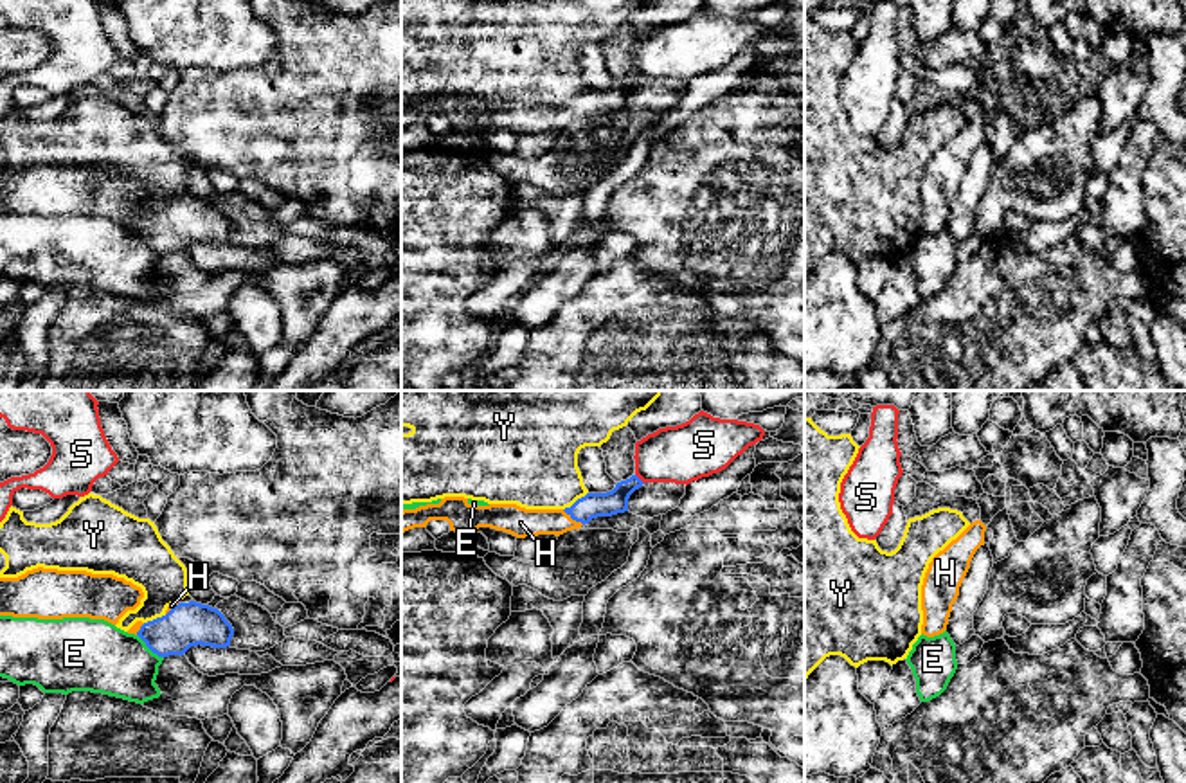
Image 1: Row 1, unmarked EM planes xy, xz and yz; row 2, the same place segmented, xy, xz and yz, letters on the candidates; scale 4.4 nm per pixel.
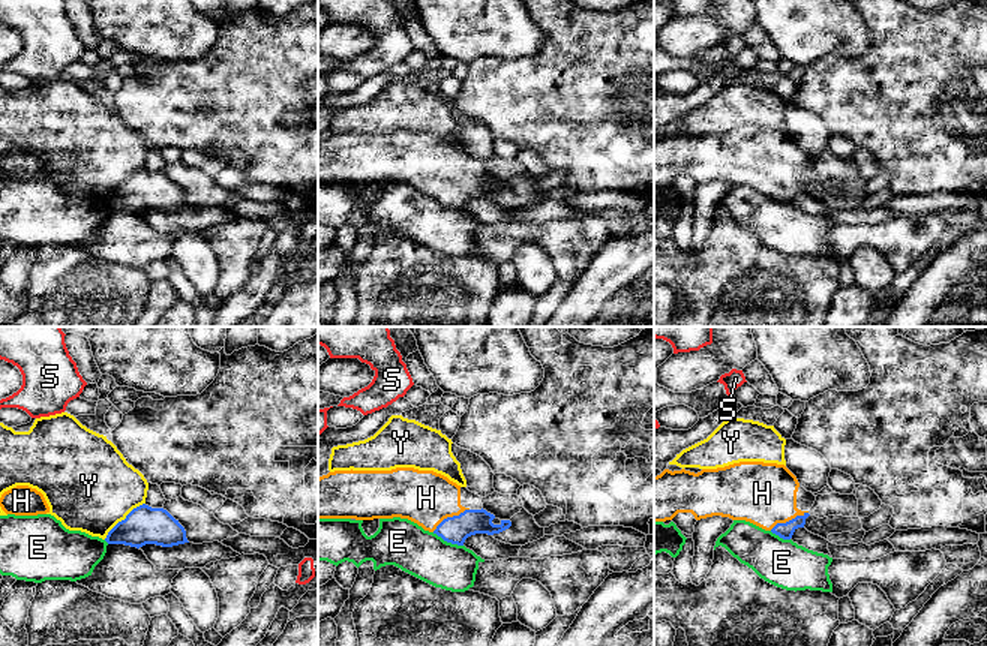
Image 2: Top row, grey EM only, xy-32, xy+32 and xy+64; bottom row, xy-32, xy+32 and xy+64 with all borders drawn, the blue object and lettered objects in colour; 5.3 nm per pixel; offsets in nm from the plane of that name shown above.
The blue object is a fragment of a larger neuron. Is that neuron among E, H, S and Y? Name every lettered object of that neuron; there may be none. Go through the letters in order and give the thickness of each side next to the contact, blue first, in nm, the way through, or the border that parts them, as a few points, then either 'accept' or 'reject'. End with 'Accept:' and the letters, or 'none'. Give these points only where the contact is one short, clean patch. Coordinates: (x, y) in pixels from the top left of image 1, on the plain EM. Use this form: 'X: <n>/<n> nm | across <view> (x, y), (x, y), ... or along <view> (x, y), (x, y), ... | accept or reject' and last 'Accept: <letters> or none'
E: 200/320 nm | along xy (137, 231), (162, 254) | reject
H: 110/140 nm | across xz (591, 103), (573, 116), (521, 119) | accept
S: 110/260 nm | reject
Y: 110/380 nm | along xz (587, 89), (564, 107) | reject
Accept: H

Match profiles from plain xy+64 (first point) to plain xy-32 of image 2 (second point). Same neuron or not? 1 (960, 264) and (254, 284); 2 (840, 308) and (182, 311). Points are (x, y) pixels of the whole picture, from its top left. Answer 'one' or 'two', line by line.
1: one
2: one

